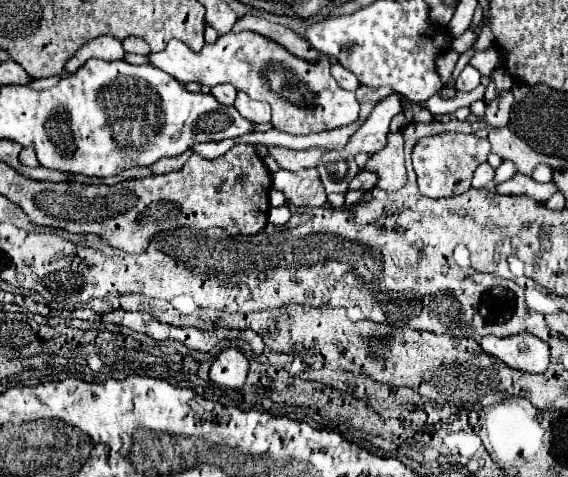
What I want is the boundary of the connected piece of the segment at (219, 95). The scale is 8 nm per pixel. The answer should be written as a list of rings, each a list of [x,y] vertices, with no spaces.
[[[219,84],[219,86],[213,86],[211,88],[211,94],[225,106],[231,106],[235,102],[235,96],[237,96],[237,90],[231,86],[231,84]]]

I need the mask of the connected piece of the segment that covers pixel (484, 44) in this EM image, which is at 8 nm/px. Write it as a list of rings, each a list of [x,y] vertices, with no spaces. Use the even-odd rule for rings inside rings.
[[[483,28],[473,48],[475,48],[475,50],[487,50],[487,48],[491,48],[493,44],[495,44],[495,40],[493,40],[493,34],[491,34],[491,30],[489,30],[489,28]]]

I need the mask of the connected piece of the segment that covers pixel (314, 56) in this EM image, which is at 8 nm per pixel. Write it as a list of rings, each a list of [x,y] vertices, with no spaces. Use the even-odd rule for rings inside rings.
[[[247,14],[247,16],[239,18],[237,24],[233,26],[233,30],[255,30],[255,32],[271,38],[273,42],[281,44],[283,48],[287,48],[291,54],[295,54],[301,60],[317,62],[321,58],[321,52],[317,52],[307,40],[303,40],[293,30],[289,30],[285,26],[279,26],[279,24],[271,24],[271,22],[267,22],[263,18],[257,18],[253,14]]]

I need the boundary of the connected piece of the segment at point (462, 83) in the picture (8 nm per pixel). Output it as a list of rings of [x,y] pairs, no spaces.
[[[465,66],[463,68],[463,72],[459,74],[459,78],[457,78],[457,84],[455,84],[455,88],[459,90],[459,92],[471,92],[473,88],[477,88],[481,82],[481,74],[473,68],[473,66]]]

